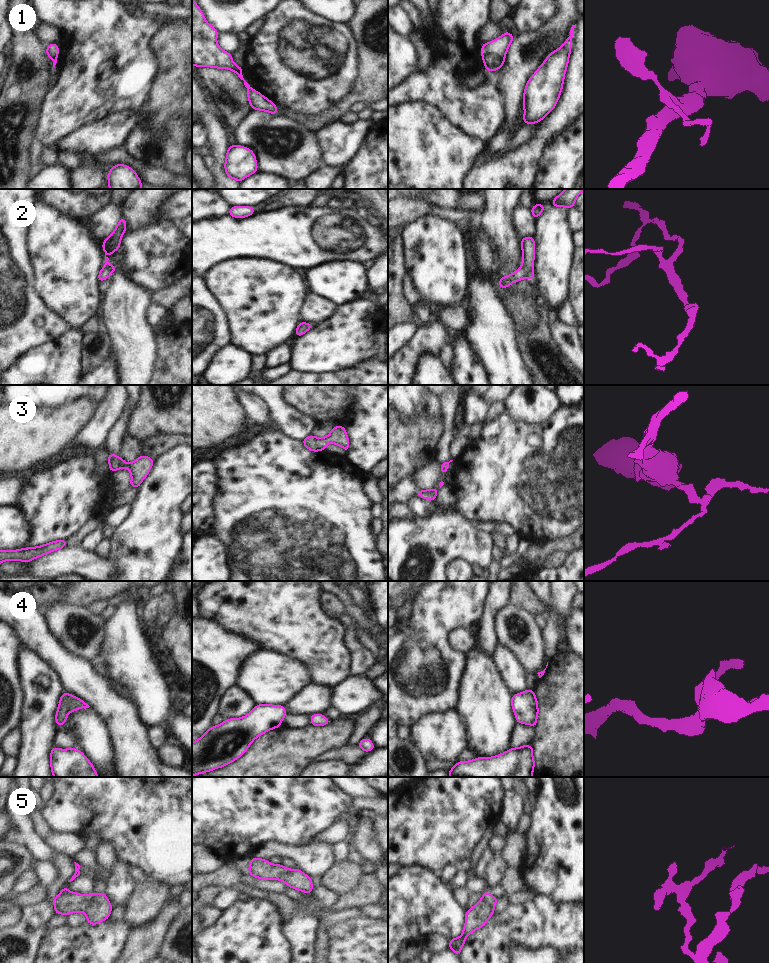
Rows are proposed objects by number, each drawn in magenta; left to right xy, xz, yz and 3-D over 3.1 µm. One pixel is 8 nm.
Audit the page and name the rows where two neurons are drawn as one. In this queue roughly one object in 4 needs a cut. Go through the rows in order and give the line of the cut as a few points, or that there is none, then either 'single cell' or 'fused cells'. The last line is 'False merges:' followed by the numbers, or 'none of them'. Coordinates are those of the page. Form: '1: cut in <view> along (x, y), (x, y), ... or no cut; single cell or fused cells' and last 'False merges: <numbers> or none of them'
1: cut in yz along (483, 57), (487, 54), (496, 54), (503, 59); fused cells
2: no cut; single cell
3: no cut; single cell
4: no cut; single cell
5: no cut; single cell
False merges: 1

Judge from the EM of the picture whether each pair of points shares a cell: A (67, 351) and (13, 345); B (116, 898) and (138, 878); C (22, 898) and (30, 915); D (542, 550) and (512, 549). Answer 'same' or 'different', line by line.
A: different
B: different
C: different
D: different

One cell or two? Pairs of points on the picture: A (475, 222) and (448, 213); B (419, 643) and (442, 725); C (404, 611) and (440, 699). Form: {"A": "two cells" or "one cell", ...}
{"A": "one cell", "B": "two cells", "C": "two cells"}

